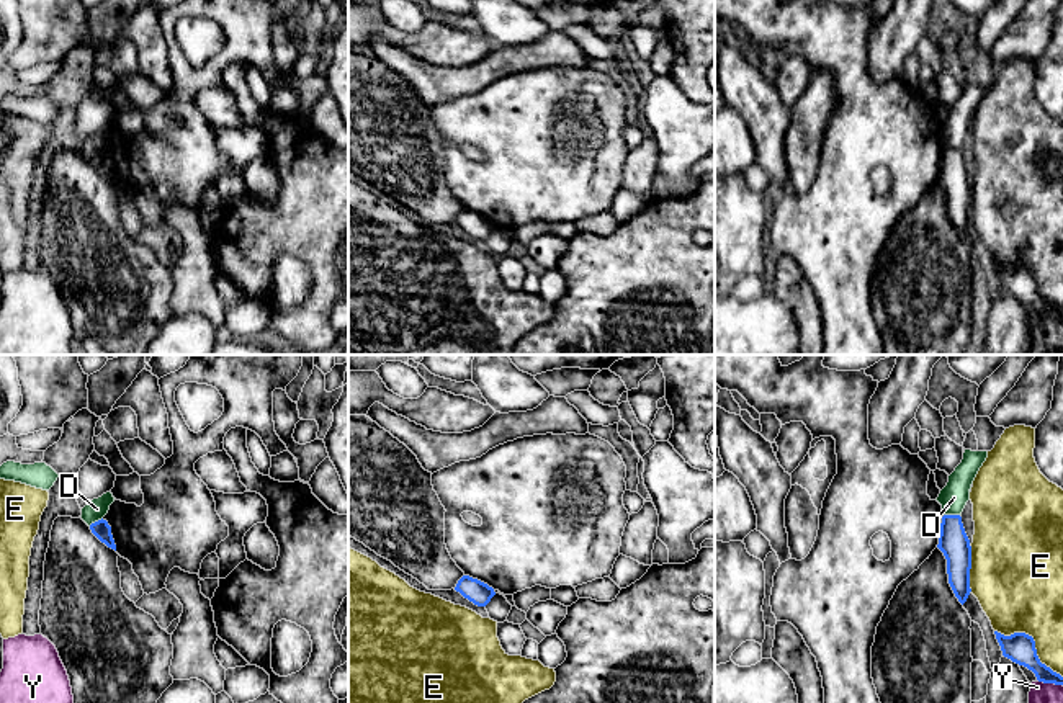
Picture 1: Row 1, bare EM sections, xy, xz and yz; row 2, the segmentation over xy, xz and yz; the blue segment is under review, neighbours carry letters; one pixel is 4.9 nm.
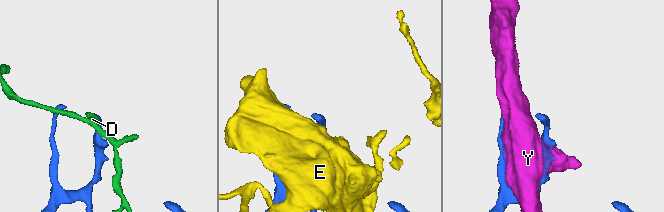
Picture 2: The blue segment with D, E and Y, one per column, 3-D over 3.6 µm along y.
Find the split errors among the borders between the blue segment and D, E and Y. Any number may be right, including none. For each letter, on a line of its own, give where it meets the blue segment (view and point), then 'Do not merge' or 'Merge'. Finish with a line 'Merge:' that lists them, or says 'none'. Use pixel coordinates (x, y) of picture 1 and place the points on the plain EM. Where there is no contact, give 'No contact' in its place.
D: Touches blue at yz (952, 149). Do not merge
E: Touches blue at yz (1034, 275). Do not merge
Y: Touches blue at yz (1050, 316). Do not merge
Merge: none

